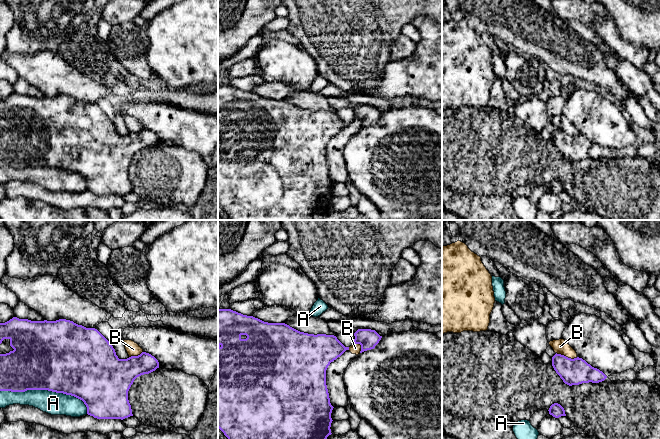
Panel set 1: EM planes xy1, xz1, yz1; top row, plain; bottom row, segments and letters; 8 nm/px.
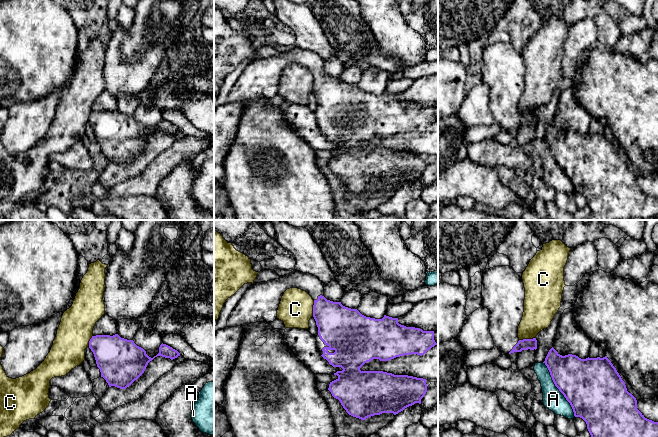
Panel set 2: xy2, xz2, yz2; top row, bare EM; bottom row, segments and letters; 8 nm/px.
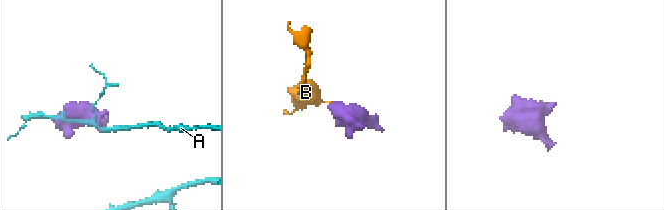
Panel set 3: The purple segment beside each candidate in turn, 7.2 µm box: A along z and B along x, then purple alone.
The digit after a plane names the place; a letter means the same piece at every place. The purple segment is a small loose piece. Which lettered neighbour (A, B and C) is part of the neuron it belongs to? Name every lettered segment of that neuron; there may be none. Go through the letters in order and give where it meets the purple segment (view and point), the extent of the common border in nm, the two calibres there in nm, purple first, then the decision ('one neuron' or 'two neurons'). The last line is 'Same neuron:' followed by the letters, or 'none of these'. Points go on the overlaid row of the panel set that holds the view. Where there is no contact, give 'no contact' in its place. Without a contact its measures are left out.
A: xy1 (47, 389) | 750 nm | 500/180 nm | two neurons
B: yz1 (567, 357) | 180 nm | 220/120 nm | two neurons
C: yz2 (527, 339) | 140 nm | 90/240 nm | two neurons
Same neuron: none of these

